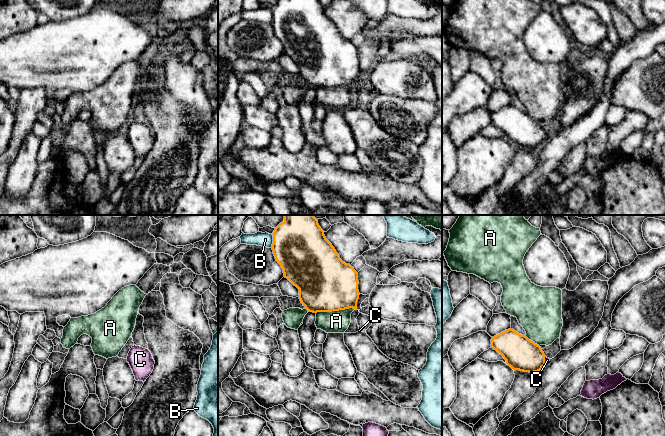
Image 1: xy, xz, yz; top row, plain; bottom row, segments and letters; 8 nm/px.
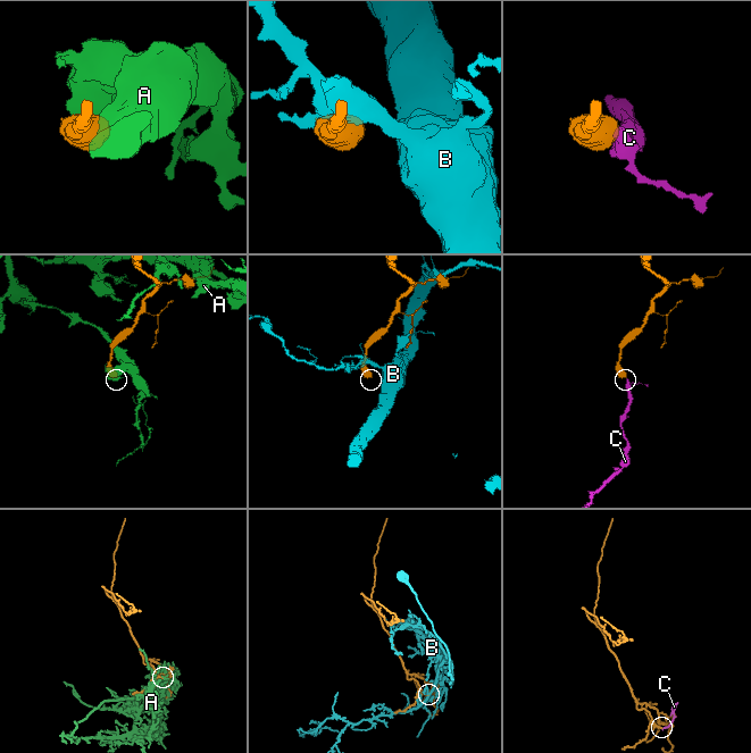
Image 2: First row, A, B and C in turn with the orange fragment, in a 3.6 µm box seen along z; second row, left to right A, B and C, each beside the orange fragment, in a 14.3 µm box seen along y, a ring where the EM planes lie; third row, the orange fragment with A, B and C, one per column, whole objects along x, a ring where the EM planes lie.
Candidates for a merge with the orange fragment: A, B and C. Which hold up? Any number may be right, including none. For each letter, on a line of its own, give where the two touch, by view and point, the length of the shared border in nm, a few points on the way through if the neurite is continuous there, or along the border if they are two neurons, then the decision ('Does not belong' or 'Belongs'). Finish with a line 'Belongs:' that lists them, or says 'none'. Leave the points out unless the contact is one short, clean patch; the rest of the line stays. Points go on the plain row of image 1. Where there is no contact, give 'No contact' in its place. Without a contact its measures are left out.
A: Touches orange at xz (335, 86). Shared border 320 nm. Does not belong
B: Touches orange at xz (273, 17). Shared border 110 nm. Does not belong
C: Touches orange at yz (544, 136). Shared border 60 nm. Path across: yz (520, 129), (532, 135), (544, 136), (547, 136). Belongs
Belongs: C

